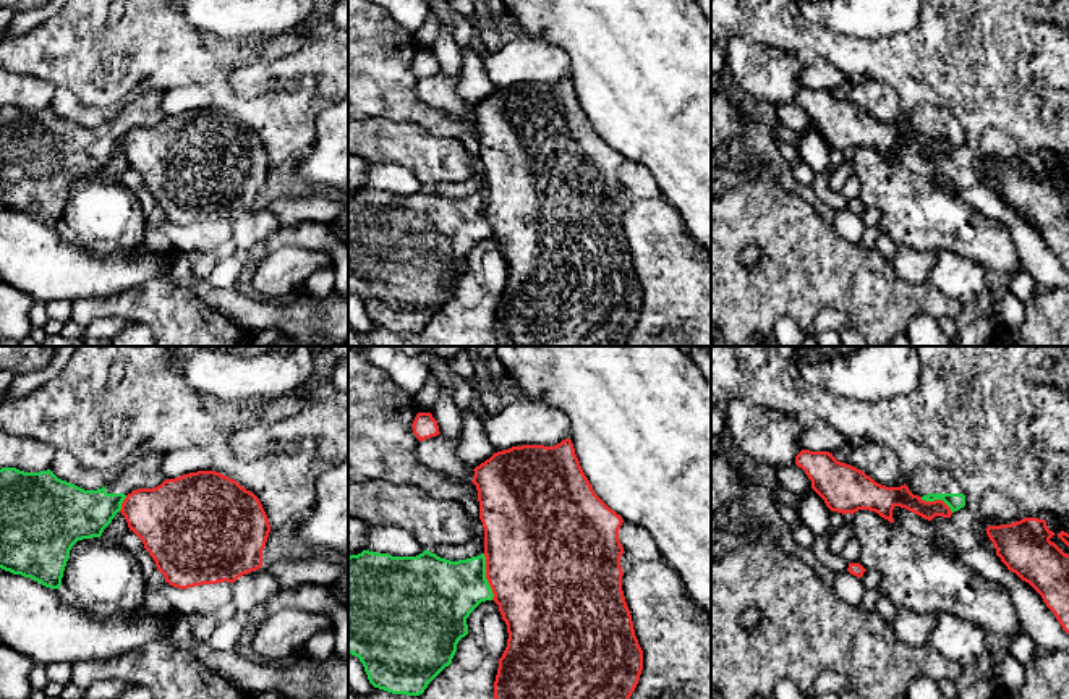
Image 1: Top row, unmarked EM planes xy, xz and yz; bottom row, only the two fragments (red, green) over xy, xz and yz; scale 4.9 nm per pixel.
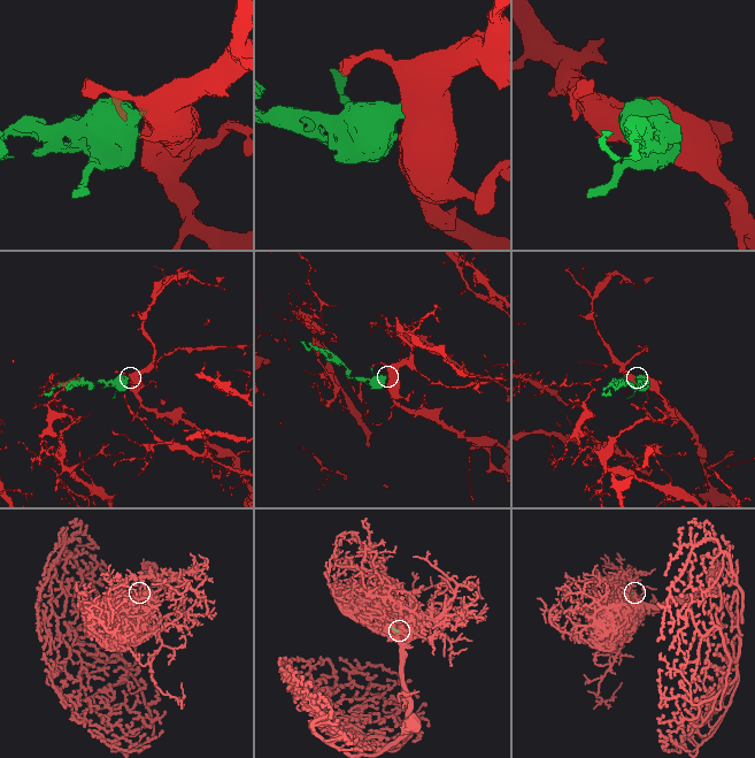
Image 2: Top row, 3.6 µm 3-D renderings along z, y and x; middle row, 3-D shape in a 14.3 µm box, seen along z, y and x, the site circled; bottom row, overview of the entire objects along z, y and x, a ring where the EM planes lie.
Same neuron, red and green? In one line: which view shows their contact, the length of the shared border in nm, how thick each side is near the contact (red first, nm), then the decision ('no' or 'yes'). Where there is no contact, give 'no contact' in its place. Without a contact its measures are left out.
xz | 240 nm | 500/360 nm | no

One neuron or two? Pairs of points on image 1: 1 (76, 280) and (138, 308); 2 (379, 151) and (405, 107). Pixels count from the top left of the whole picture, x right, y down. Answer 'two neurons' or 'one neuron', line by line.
1: two neurons
2: two neurons

